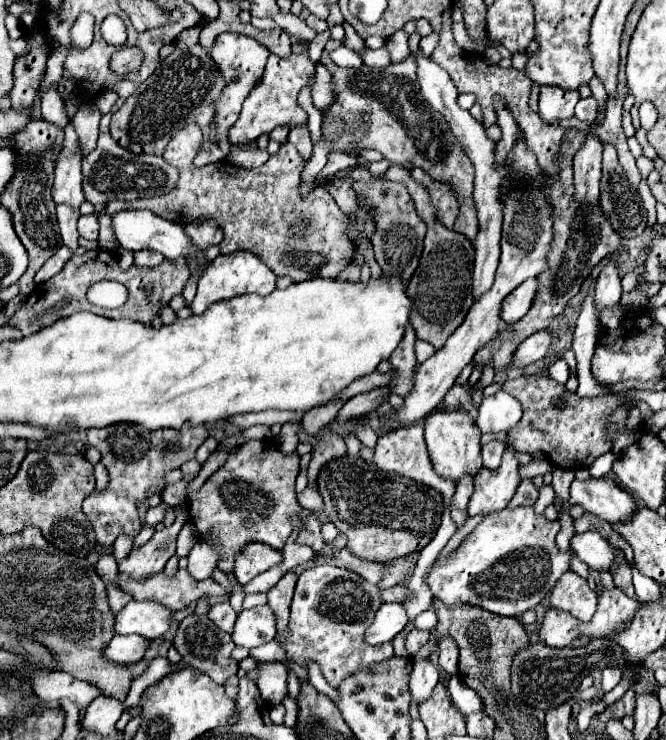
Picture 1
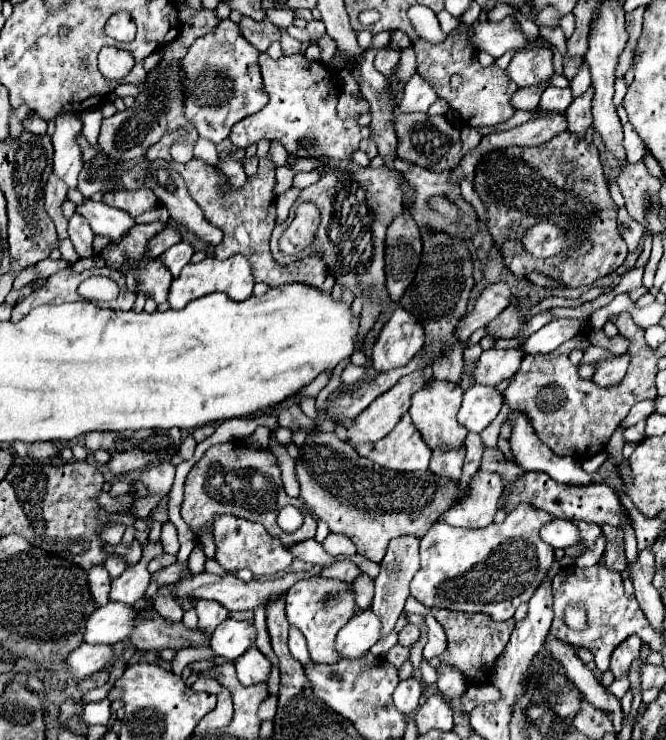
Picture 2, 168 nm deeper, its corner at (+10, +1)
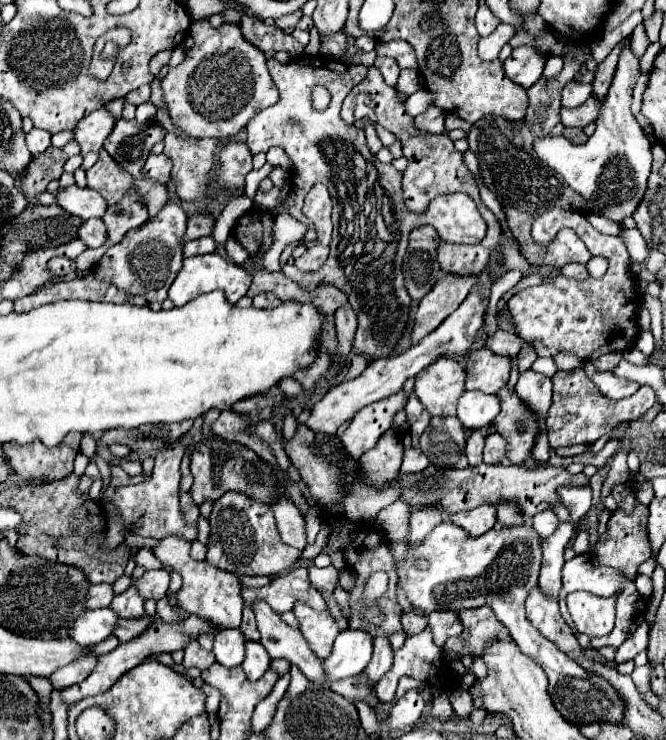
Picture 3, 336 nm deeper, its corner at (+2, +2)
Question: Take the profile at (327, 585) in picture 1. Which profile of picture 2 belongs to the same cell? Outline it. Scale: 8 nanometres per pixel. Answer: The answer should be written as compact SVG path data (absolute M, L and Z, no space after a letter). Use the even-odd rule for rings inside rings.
M314 577L310 581L298 581L298 585L294 585L290 593L284 595L284 601L286 601L288 621L290 625L296 625L304 633L312 661L326 665L338 661L340 657L334 653L334 637L354 615L356 603L352 587L342 581Z

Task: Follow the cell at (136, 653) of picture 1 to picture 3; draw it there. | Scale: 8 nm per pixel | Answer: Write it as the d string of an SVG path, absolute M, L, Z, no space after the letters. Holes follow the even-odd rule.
M96 654L84 656L82 660L74 660L74 664L68 664L68 666L58 668L58 670L50 676L50 682L52 682L52 686L54 686L56 690L74 686L74 684L86 680L86 676L96 668L96 662L98 662L98 656L96 656Z

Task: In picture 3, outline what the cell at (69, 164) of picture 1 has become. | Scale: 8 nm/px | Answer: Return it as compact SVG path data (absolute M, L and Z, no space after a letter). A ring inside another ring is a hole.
M102 108L94 110L92 114L84 116L76 128L72 130L74 132L74 142L80 144L80 156L84 158L82 162L82 170L88 170L92 168L92 164L96 164L98 160L98 150L102 148L104 140L108 138L108 134L112 132L114 128L114 118L110 112Z

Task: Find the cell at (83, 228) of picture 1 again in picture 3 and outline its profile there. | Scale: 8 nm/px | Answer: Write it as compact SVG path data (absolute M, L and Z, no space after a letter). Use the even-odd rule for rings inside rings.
M90 218L82 222L78 230L78 238L88 246L88 248L98 248L106 242L106 226L100 218Z

